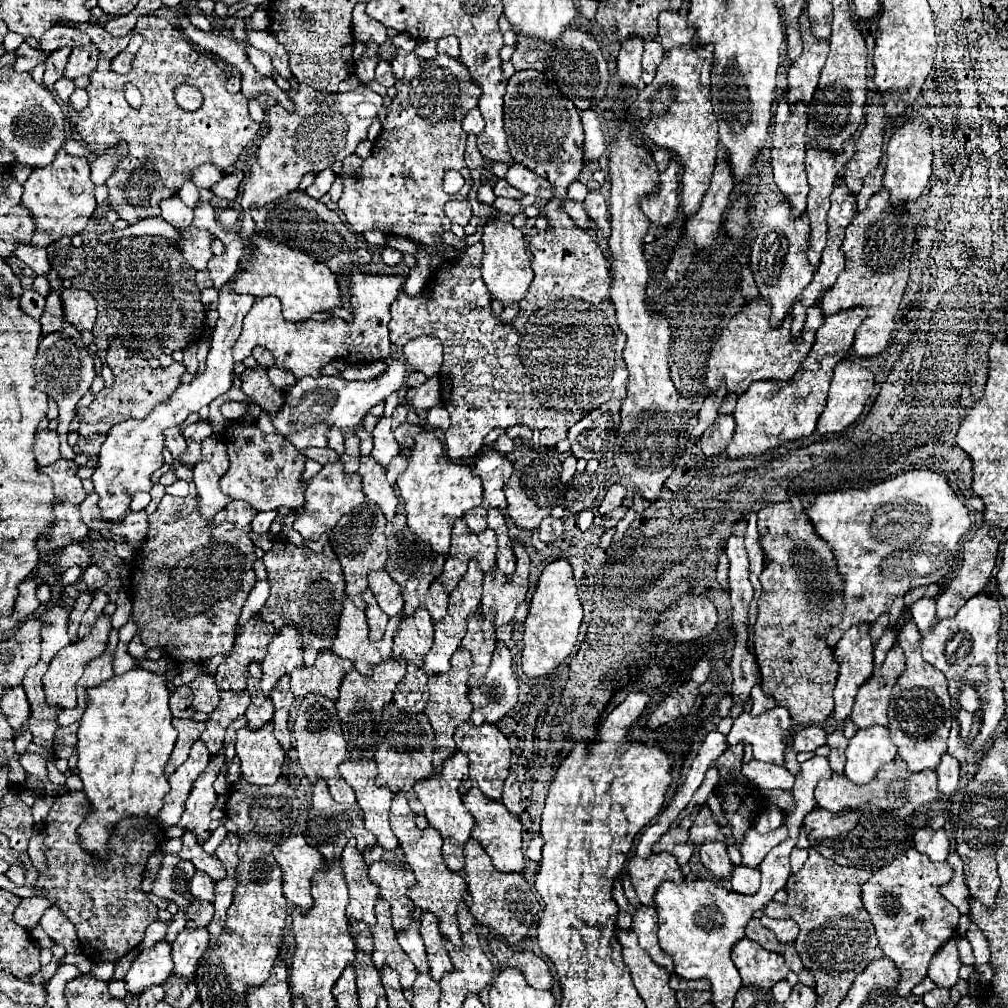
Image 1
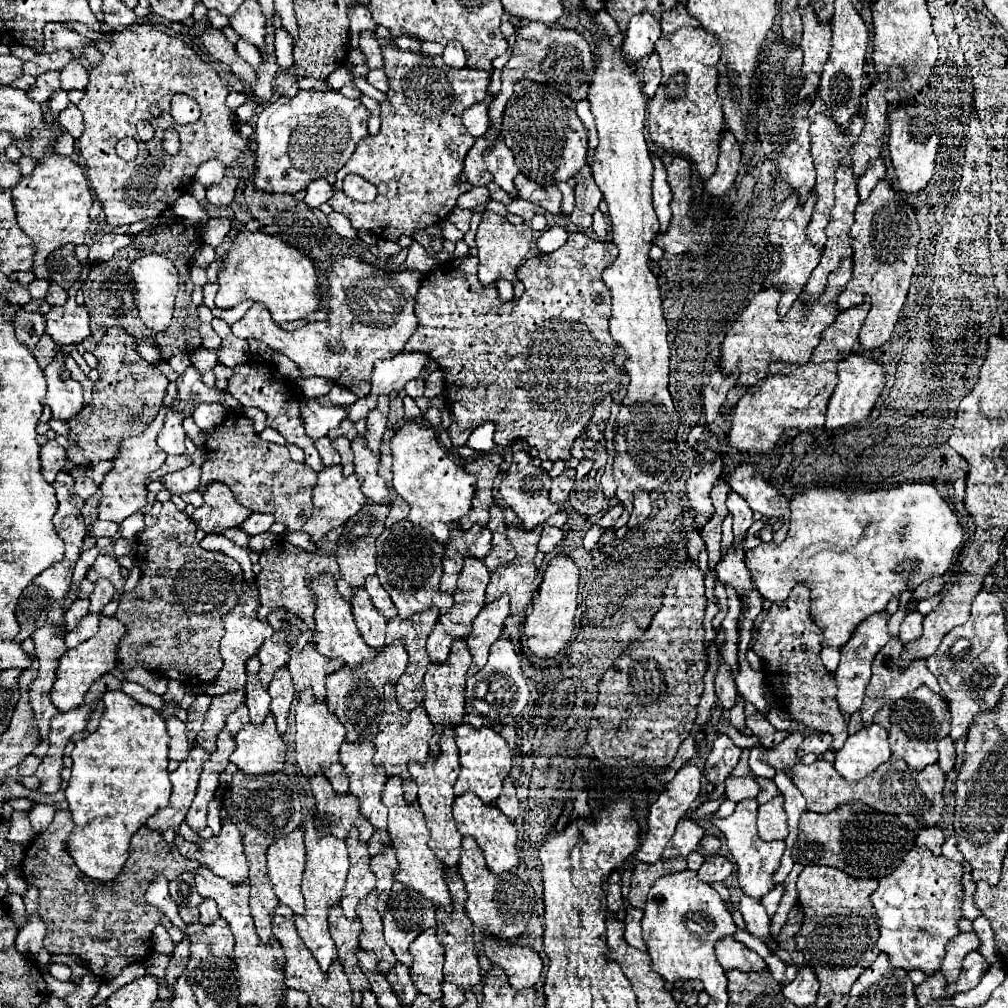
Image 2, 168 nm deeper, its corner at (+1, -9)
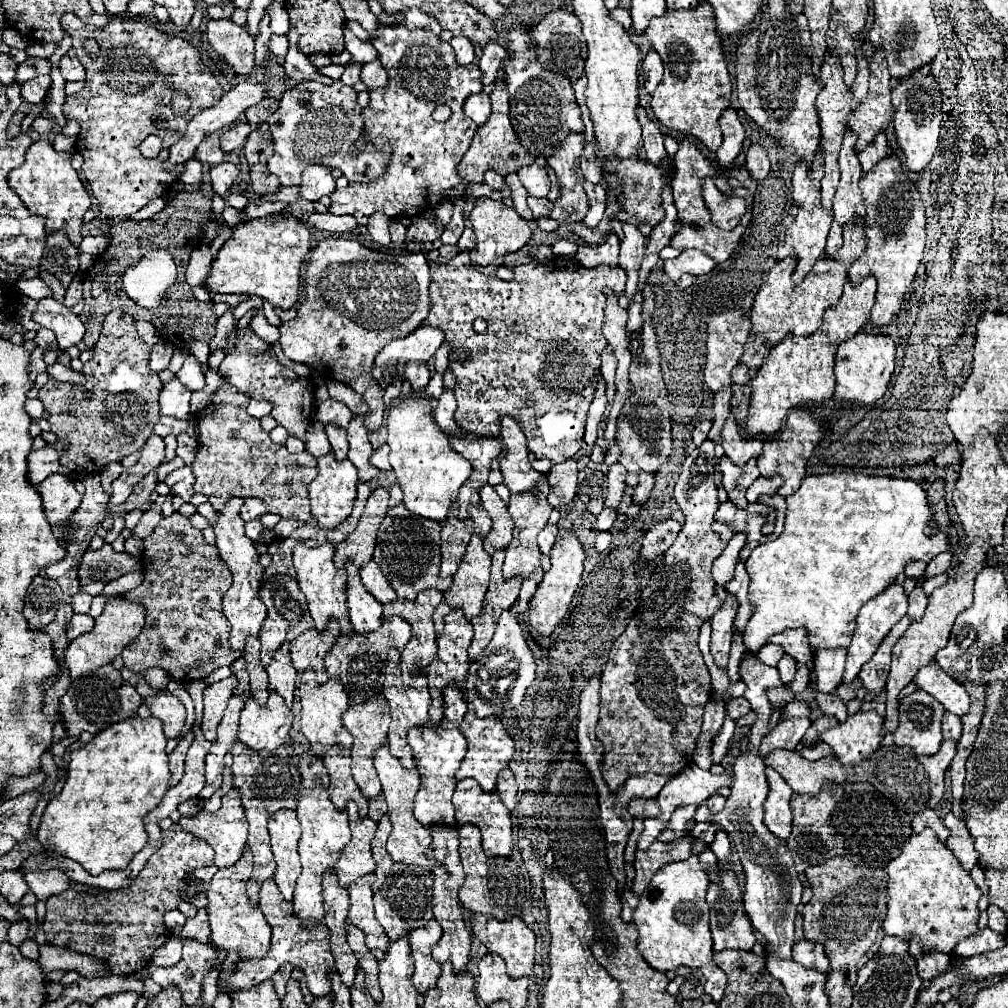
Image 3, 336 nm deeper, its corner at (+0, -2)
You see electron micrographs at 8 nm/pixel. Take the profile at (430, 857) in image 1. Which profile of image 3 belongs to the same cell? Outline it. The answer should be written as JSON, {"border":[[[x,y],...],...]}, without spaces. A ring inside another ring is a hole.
{"border":[[[381,747],[381,751],[377,751],[375,755],[375,769],[377,775],[381,779],[383,785],[383,795],[387,801],[387,815],[391,819],[393,831],[387,839],[387,851],[393,857],[395,863],[405,863],[405,865],[419,865],[427,871],[433,871],[433,867],[437,867],[437,863],[433,859],[429,859],[425,853],[431,845],[431,831],[425,831],[425,827],[421,827],[421,823],[417,823],[417,819],[413,817],[413,807],[415,807],[415,795],[419,791],[419,775],[417,771],[409,771],[405,769],[397,757],[389,755],[389,747]]]}

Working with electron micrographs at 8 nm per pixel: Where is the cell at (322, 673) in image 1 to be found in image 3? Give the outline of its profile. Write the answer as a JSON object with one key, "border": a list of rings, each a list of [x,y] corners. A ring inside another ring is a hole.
{"border":[[[332,622],[322,633],[309,629],[303,633],[303,637],[297,637],[291,643],[291,661],[293,661],[295,671],[303,673],[305,669],[313,669],[317,673],[317,681],[325,683],[327,673],[325,673],[323,657],[331,651],[339,635],[338,623]]]}

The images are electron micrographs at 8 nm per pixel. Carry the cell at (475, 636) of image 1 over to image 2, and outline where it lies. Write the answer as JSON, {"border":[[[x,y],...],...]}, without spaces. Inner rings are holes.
{"border":[[[500,596],[492,604],[486,604],[476,616],[472,624],[472,632],[466,638],[468,648],[472,652],[472,666],[468,670],[470,676],[474,676],[486,664],[488,650],[498,640],[508,614],[510,614],[508,596]]]}

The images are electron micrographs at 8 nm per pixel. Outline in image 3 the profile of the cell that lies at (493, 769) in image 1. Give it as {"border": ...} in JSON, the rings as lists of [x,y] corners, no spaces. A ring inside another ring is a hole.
{"border":[[[467,711],[467,715],[461,721],[461,733],[465,735],[469,747],[467,747],[467,755],[457,771],[457,781],[463,779],[475,779],[483,791],[495,791],[497,787],[497,773],[501,769],[505,769],[509,765],[509,761],[513,759],[515,753],[515,745],[513,739],[507,735],[503,723],[497,717],[485,717],[485,719],[477,719],[475,711]]]}

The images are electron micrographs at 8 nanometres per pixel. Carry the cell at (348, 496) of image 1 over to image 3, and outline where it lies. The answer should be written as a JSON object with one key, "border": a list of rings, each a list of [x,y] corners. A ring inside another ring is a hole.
{"border":[[[329,453],[319,459],[317,463],[317,477],[309,485],[309,501],[311,501],[311,515],[319,523],[321,529],[335,529],[339,523],[343,523],[353,509],[353,501],[357,495],[357,485],[359,485],[359,475],[357,469],[349,459],[345,461],[335,461],[335,457]]]}

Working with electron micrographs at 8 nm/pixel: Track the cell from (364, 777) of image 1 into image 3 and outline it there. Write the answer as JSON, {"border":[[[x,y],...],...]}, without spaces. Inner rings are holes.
{"border":[[[373,697],[369,699],[369,703],[361,703],[361,707],[349,707],[349,711],[345,713],[345,719],[343,719],[343,725],[345,729],[353,735],[353,749],[351,749],[351,767],[353,767],[353,779],[355,783],[359,785],[361,793],[367,797],[367,799],[373,799],[381,793],[381,783],[379,783],[379,777],[375,773],[375,751],[387,743],[387,729],[389,729],[389,723],[391,723],[391,715],[389,715],[389,705],[383,697]]]}

